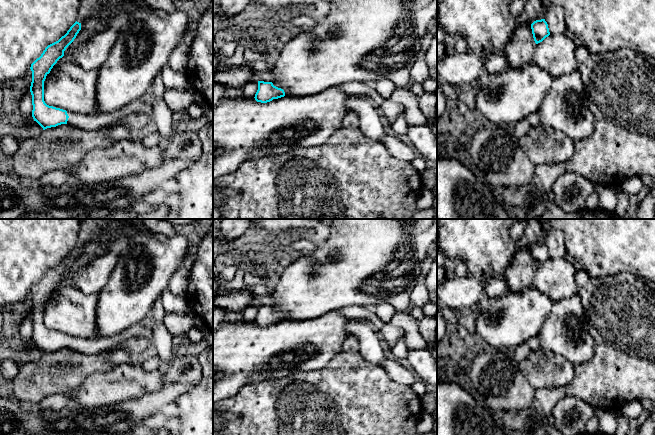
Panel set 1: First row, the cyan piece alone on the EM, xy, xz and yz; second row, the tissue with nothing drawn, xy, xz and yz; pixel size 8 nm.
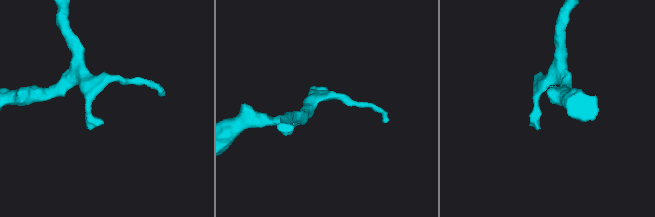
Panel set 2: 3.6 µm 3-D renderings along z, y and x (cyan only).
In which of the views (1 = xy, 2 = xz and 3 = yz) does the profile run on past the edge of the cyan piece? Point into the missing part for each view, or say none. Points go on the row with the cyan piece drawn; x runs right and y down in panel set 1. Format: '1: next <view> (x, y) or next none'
1: next xy (87, 122)
2: next none
3: next none

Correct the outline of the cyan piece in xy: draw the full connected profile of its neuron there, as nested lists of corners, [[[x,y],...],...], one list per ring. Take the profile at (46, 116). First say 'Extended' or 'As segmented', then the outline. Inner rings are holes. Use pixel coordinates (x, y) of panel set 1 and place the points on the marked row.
Extended. [[[75,22],[67,33],[58,41],[48,45],[41,56],[31,64],[32,82],[30,92],[32,95],[32,117],[43,130],[61,124],[70,124],[87,131],[95,131],[107,127],[117,120],[124,121],[133,113],[145,113],[152,119],[152,105],[141,100],[134,100],[120,109],[105,114],[85,115],[74,113],[60,108],[49,106],[44,101],[44,81],[57,61],[64,56],[66,48],[74,41],[81,30],[81,23]]]

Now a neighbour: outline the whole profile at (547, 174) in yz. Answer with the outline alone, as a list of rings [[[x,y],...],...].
[[[565,163],[540,164],[535,166],[535,178],[537,178],[546,192],[552,191],[552,187],[558,177],[566,172]]]

